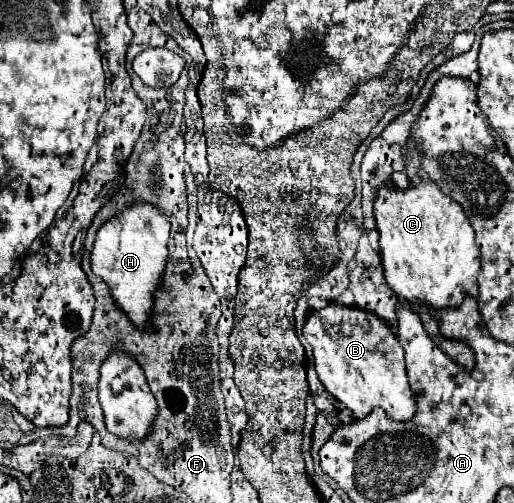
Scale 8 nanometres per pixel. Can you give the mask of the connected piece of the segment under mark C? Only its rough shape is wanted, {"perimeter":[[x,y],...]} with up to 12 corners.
{"perimeter":[[427,180],[381,188],[387,286],[465,370],[473,350],[431,310],[479,296],[481,254],[455,200]]}

